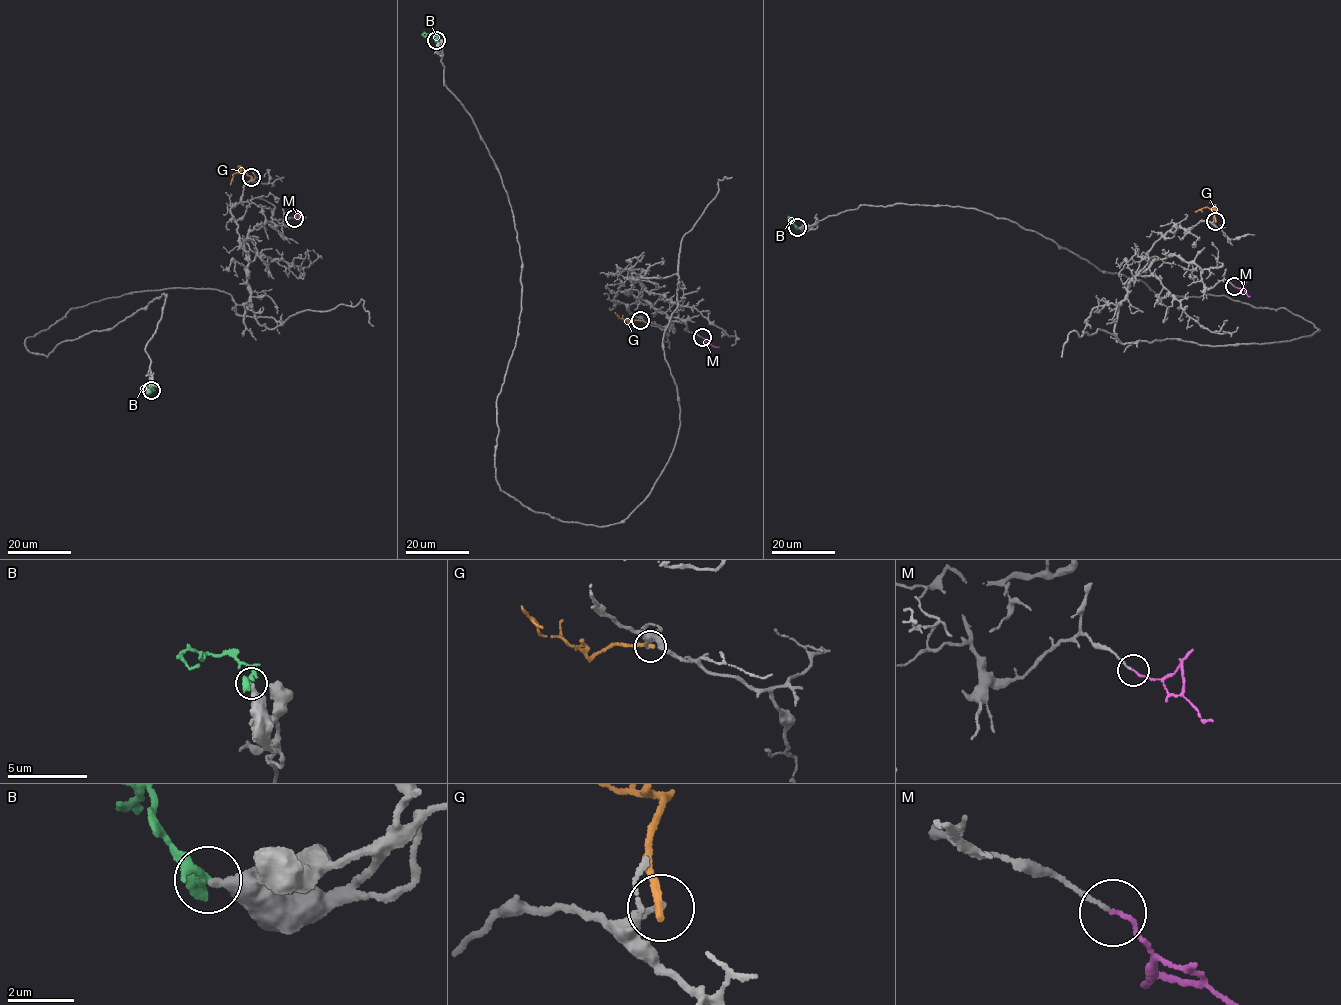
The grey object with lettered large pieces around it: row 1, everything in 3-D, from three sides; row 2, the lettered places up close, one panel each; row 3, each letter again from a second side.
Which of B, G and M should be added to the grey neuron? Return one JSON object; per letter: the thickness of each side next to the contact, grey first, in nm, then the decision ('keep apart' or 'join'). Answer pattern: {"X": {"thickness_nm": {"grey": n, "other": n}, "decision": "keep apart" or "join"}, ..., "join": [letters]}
{"B": {"thickness_nm": {"grey": 320, "other": 440}, "decision": "keep apart"}, "G": {"thickness_nm": {"grey": 200, "other": 280}, "decision": "keep apart"}, "M": {"thickness_nm": {"grey": 120, "other": 120}, "decision": "join"}, "join": ["M"]}

